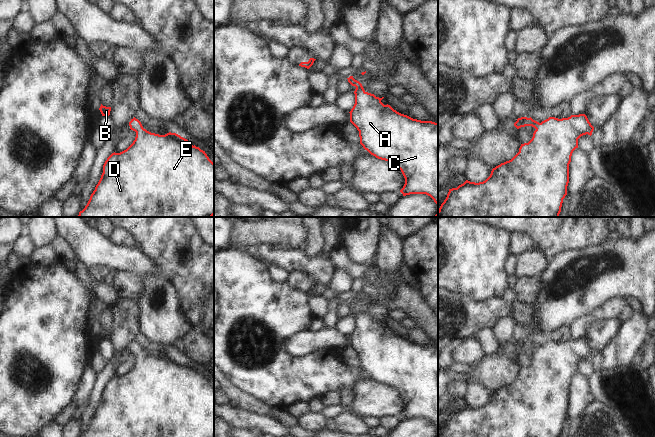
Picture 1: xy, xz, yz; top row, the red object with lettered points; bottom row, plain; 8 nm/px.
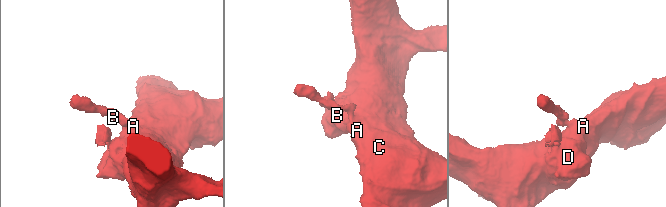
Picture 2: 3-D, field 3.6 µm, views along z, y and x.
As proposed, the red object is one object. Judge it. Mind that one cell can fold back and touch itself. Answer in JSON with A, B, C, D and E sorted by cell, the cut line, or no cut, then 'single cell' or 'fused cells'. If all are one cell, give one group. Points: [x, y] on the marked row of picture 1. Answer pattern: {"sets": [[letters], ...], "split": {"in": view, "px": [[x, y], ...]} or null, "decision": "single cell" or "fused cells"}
{"sets": [["A", "B", "C", "D", "E"]], "split": null, "decision": "single cell"}

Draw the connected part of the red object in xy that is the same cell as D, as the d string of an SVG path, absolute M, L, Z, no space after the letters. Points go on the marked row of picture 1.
M135 117L129 122L136 132L133 143L120 153L112 153L85 208L78 217L212 217L214 215L214 163L205 151L176 133L159 135L143 128Z

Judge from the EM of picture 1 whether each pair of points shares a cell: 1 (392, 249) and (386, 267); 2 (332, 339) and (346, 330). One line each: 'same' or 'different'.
1: same
2: different

